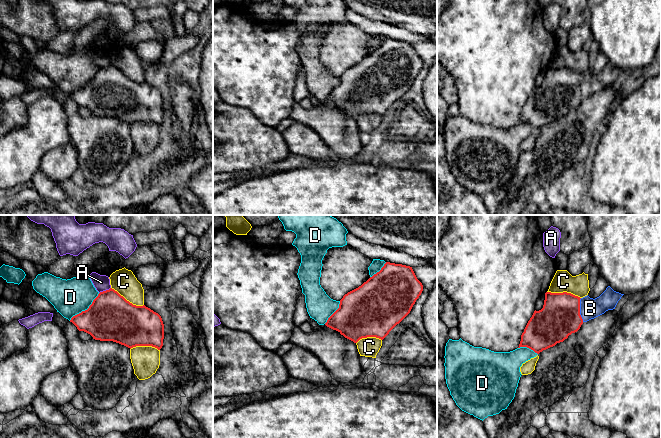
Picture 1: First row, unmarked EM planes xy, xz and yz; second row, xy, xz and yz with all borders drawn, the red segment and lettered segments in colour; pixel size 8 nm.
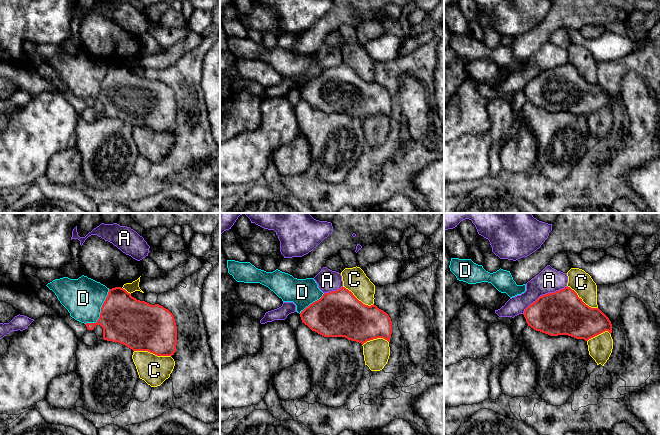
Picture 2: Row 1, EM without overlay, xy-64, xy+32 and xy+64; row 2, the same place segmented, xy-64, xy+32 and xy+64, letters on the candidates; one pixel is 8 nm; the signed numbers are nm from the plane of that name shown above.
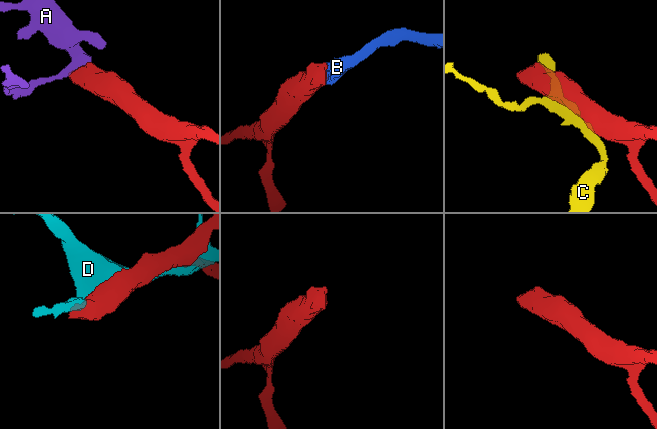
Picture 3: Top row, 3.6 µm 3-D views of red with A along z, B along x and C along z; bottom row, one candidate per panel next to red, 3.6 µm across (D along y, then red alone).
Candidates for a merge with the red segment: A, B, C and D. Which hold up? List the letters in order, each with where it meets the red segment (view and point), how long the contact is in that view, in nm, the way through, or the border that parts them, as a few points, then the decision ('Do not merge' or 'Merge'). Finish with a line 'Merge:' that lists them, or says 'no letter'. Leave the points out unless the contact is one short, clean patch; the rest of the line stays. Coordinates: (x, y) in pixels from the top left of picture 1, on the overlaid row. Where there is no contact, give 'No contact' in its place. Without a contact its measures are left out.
A: Touches red at xy (104, 291). Shared border 110 nm. Boundary: xy (110, 287), (99, 293). Do not merge
B: Touches red at yz (579, 310). Shared border 190 nm. Path across: yz (560, 316), (569, 311), (579, 310), (590, 308). Merge
C: Touches red at yz (564, 292). Shared border 280 nm. Do not merge
D: Touches red at xy (85, 310). Shared border 340 nm. Do not merge
Merge: B

